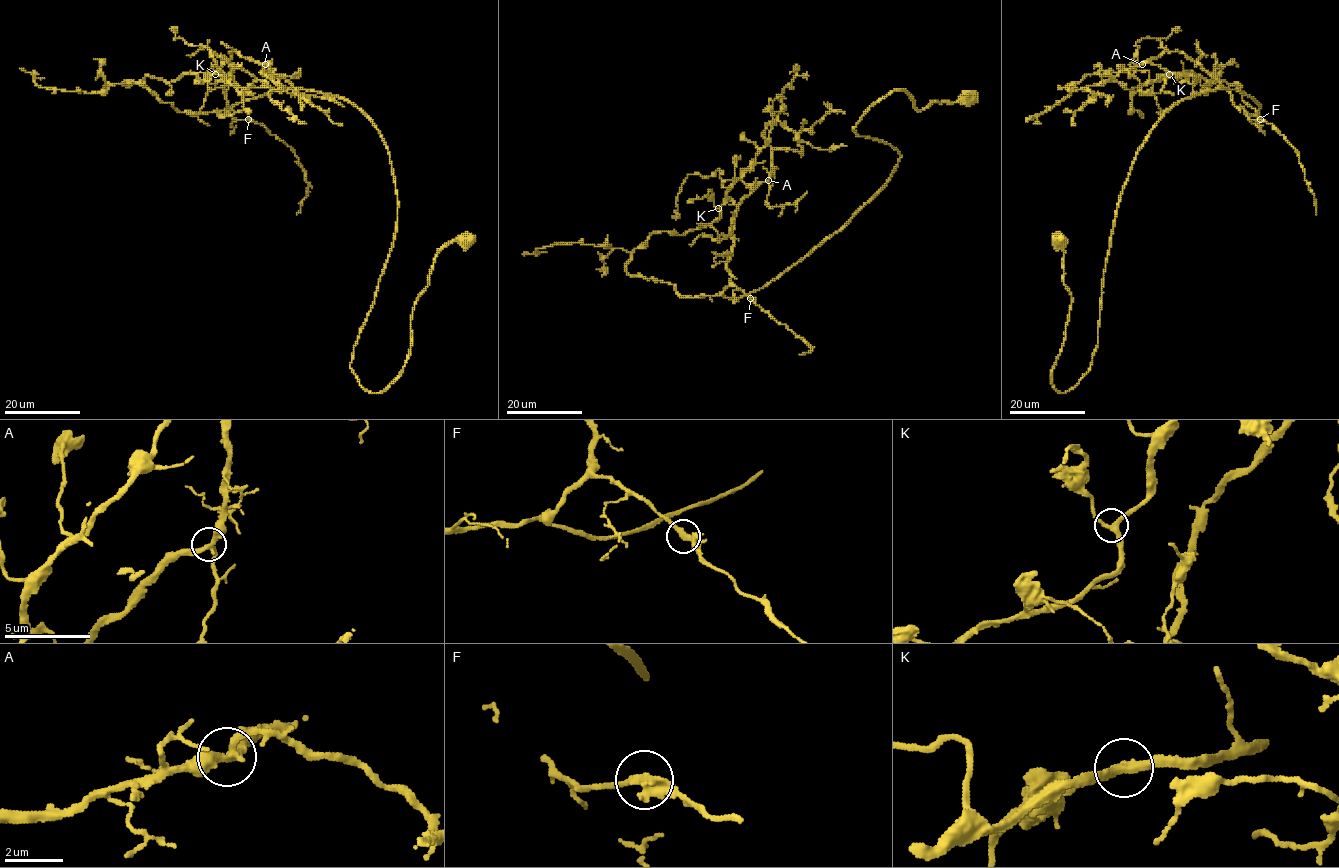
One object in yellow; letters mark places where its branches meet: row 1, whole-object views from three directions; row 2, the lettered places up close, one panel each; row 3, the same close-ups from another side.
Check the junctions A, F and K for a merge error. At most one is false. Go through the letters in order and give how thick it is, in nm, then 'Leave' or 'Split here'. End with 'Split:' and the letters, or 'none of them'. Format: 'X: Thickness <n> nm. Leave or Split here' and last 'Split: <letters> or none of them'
A: Thickness 280 nm. Leave
F: Thickness 280 nm. Leave
K: Thickness 280 nm. Leave
Split: none of them

